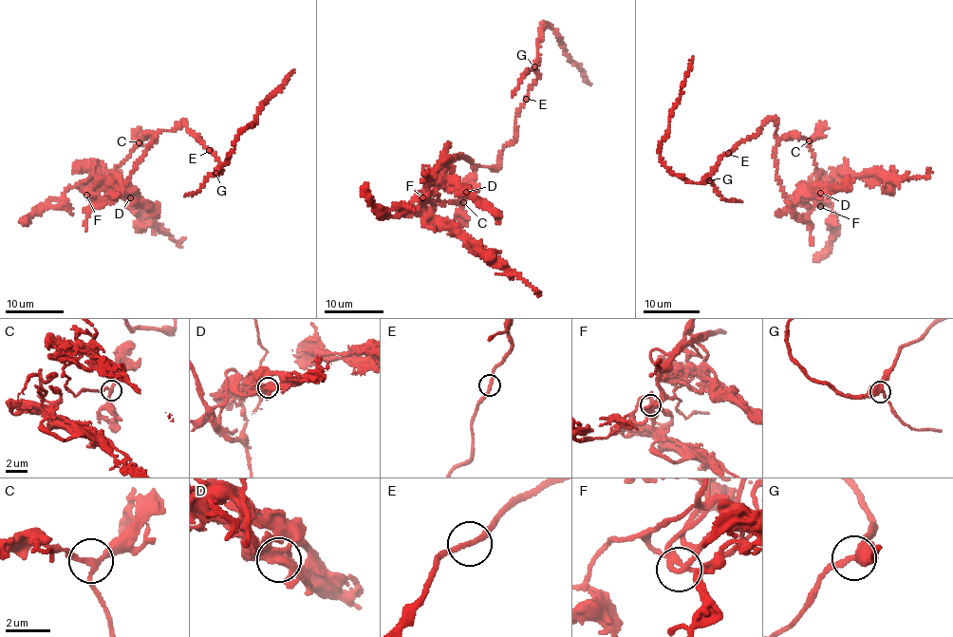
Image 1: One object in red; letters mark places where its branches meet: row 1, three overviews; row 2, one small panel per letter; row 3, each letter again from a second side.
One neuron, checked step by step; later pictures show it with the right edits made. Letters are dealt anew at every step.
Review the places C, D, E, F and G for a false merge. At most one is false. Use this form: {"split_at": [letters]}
{"split_at": []}

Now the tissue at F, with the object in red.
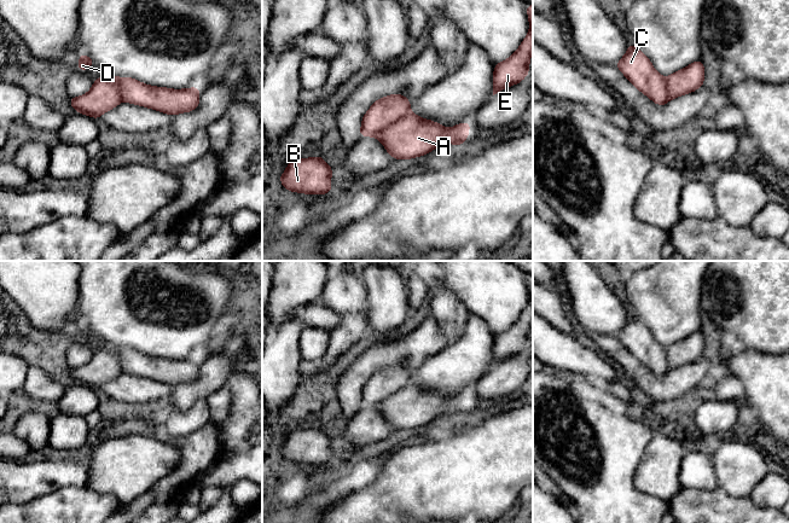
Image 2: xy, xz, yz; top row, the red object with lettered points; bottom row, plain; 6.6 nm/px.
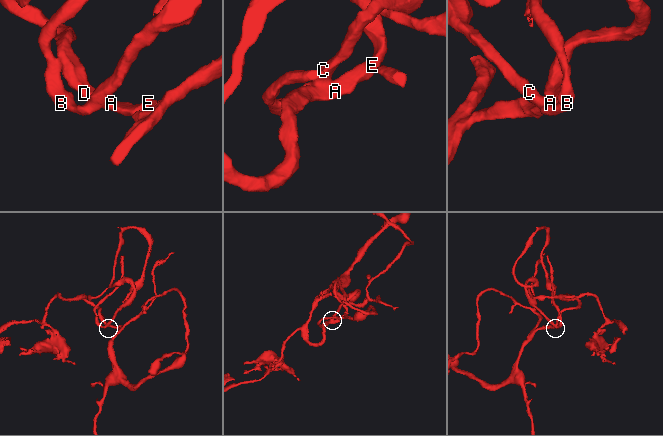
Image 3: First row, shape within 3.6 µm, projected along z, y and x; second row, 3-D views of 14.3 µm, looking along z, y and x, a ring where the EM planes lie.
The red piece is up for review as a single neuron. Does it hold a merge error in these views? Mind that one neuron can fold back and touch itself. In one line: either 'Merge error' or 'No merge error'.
No merge error

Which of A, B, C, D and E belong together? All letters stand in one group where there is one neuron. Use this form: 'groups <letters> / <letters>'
groups A B C D E

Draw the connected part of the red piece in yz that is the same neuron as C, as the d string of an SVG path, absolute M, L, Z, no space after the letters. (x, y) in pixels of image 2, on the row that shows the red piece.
M630 45L616 66L627 80L657 105L691 93L703 86L704 66L701 59L668 77L661 76L650 59L637 47Z

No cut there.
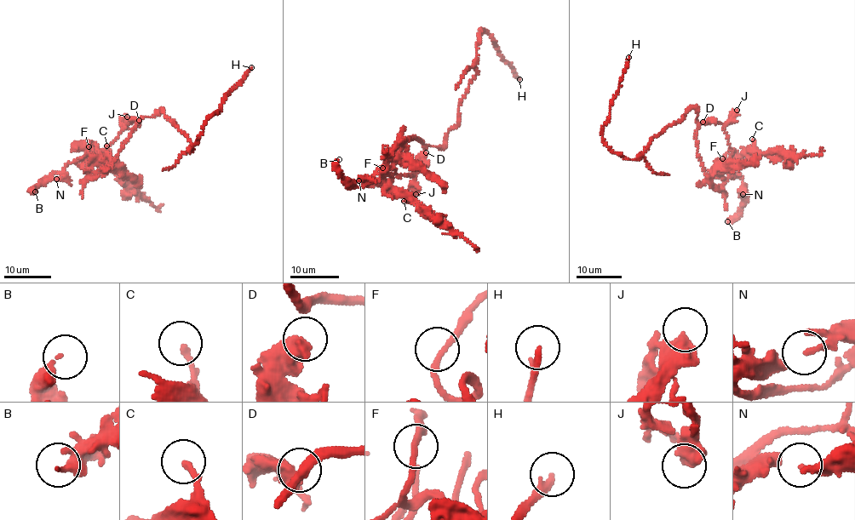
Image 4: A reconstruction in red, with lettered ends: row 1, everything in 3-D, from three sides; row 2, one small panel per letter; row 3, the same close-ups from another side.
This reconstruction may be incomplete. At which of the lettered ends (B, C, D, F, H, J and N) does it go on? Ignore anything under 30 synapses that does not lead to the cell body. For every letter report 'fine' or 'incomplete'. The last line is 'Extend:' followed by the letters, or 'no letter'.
B: fine
C: fine
D: fine
F: fine
H: incomplete
J: fine
N: fine
Extend: H

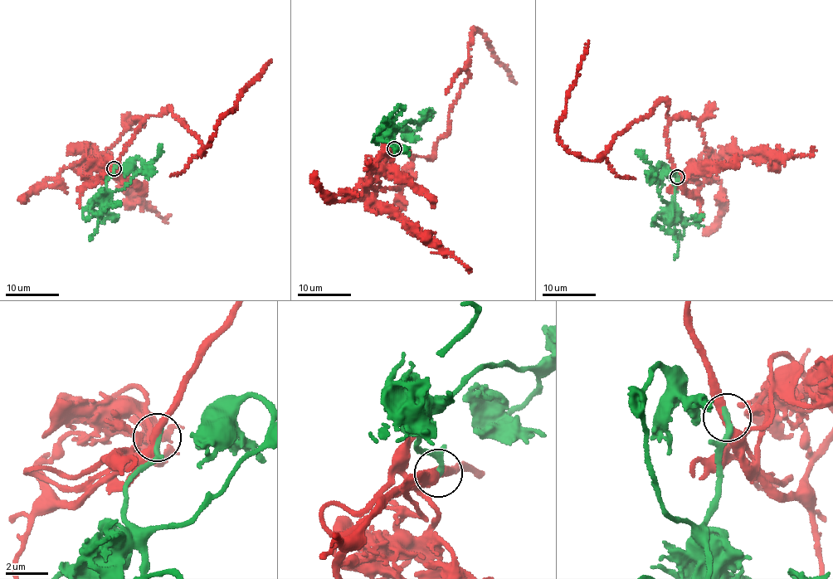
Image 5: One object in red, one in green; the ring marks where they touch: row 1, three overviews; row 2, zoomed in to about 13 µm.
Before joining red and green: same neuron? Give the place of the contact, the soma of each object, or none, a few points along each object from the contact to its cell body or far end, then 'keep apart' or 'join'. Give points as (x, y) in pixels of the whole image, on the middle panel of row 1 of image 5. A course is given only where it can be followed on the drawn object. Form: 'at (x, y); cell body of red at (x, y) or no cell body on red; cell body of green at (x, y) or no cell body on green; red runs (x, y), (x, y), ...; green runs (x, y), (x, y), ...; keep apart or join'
at (394, 148); no cell body on red; no cell body on green; red runs (394, 148), (413, 157), (433, 155), (468, 79), (475, 29), (515, 83); green runs (394, 148), (389, 141), (389, 135), (406, 121), (418, 123), (413, 133), (410, 133), (411, 131), (405, 128); join

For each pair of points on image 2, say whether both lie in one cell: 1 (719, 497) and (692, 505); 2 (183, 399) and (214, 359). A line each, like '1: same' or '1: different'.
1: same
2: same

